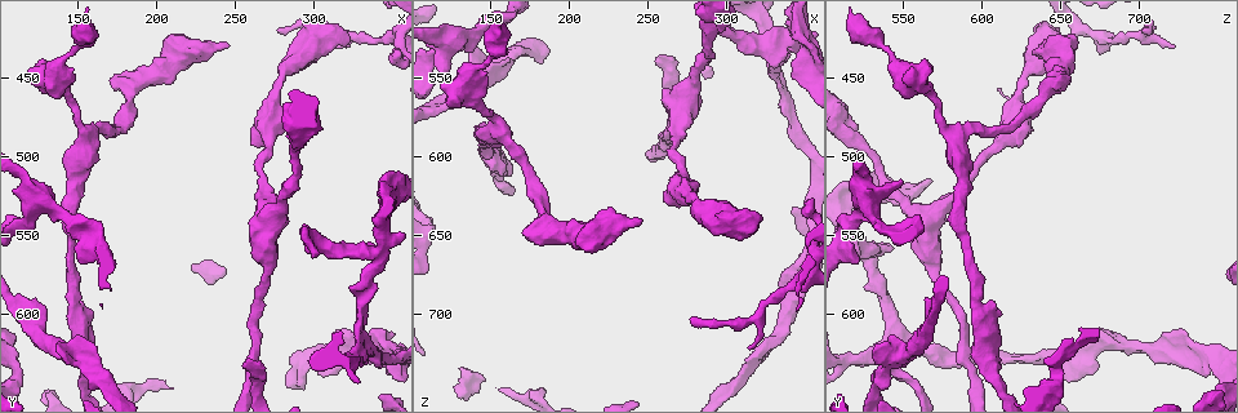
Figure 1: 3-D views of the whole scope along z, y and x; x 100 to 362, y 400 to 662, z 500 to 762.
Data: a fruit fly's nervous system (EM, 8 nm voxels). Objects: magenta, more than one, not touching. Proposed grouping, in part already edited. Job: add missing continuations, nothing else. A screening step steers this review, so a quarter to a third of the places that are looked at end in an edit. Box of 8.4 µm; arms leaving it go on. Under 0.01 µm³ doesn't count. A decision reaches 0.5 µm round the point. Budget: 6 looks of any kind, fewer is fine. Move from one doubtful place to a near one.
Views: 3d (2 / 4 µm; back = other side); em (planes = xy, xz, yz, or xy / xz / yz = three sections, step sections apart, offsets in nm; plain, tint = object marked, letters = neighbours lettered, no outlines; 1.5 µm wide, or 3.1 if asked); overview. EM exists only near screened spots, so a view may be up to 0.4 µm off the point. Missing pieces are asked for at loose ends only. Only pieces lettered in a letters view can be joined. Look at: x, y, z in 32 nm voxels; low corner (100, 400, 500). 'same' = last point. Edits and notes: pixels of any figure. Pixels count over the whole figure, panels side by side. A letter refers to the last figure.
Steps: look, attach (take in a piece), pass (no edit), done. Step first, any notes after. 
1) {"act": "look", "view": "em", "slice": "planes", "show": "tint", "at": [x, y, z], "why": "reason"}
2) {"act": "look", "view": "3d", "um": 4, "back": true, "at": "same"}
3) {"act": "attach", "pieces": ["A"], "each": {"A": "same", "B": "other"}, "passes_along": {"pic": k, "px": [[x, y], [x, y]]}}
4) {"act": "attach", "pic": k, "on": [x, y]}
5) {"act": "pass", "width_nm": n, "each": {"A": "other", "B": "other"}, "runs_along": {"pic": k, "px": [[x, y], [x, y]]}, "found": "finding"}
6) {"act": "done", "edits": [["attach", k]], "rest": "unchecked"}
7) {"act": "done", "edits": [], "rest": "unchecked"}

{"act": "look", "view": "em", "slice": "xz", "step": 8, "show": "letters", "at": [278, 420, 700], "why": "thin end"}

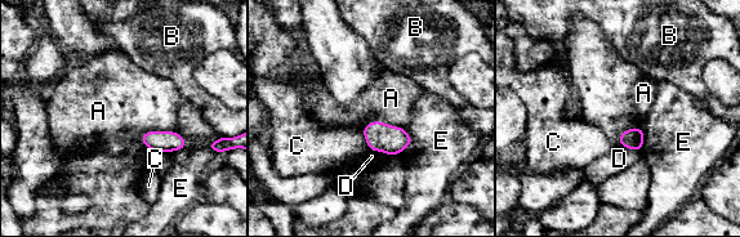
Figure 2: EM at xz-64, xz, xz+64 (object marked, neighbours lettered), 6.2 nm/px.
{"act": "pass", "each": {"A": "other", "B": "other", "C": "other", "D": "other", "E": "other"}, "border": {"pic": 2, "px": [[173, 130], [148, 130], [139, 139]]}, "found": "none of them fits"}

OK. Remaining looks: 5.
{"act": "look", "view": "3d", "um": 4, "at": [244, 428, 642], "why": "branch stops here"}

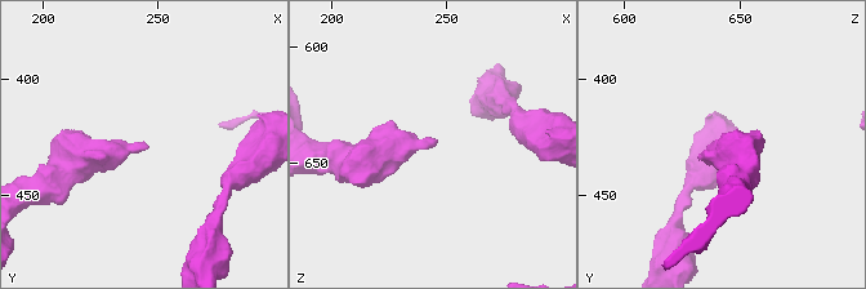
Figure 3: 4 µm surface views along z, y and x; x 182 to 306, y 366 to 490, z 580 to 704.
{"act": "look", "view": "em", "slice": "planes", "show": "tint", "at": [246, 428, 639]}

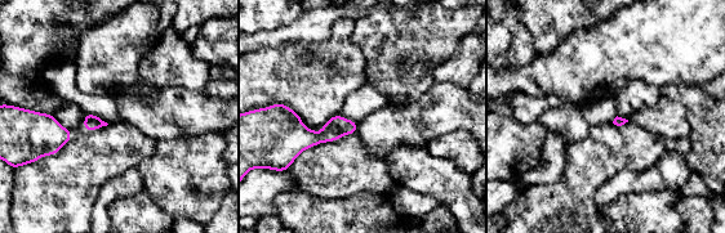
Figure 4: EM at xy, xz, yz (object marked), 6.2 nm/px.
{"act": "look", "view": "em", "slice": "planes", "show": "letters", "at": "same"}

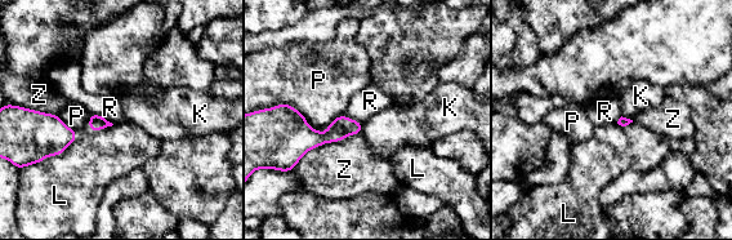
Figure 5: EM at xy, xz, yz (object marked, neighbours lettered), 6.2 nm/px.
{"act": "pass", "each": {"K": "other", "L": "other", "P": "other", "R": "other", "Z": "other"}, "runs_along": {"pic": 5, "px": [[290, 110], [312, 137], [357, 130]]}, "found": "none of them fits"}

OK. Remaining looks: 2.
{"act": "look", "view": "em", "slice": "xy", "step": 8, "show": "tint", "at": [256, 630, 534]}

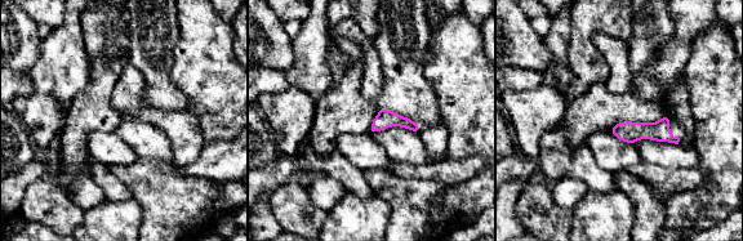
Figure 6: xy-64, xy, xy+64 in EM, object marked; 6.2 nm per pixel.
{"act": "look", "view": "em", "slice": "planes", "show": "letters", "at": "same", "why": "another direction"}

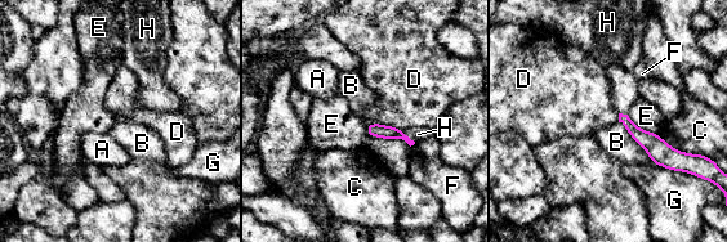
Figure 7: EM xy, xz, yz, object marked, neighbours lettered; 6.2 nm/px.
{"act": "attach", "pieces": ["H"], "each": {"A": "other", "B": "other", "C": "other", "D": "other", "E": "other", "F": "other", "G": "other", "H": "same"}, "found": "the neuron continues"}

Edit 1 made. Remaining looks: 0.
{"act": "done", "edits": [["attach", 7]], "rest": "unchecked"}

